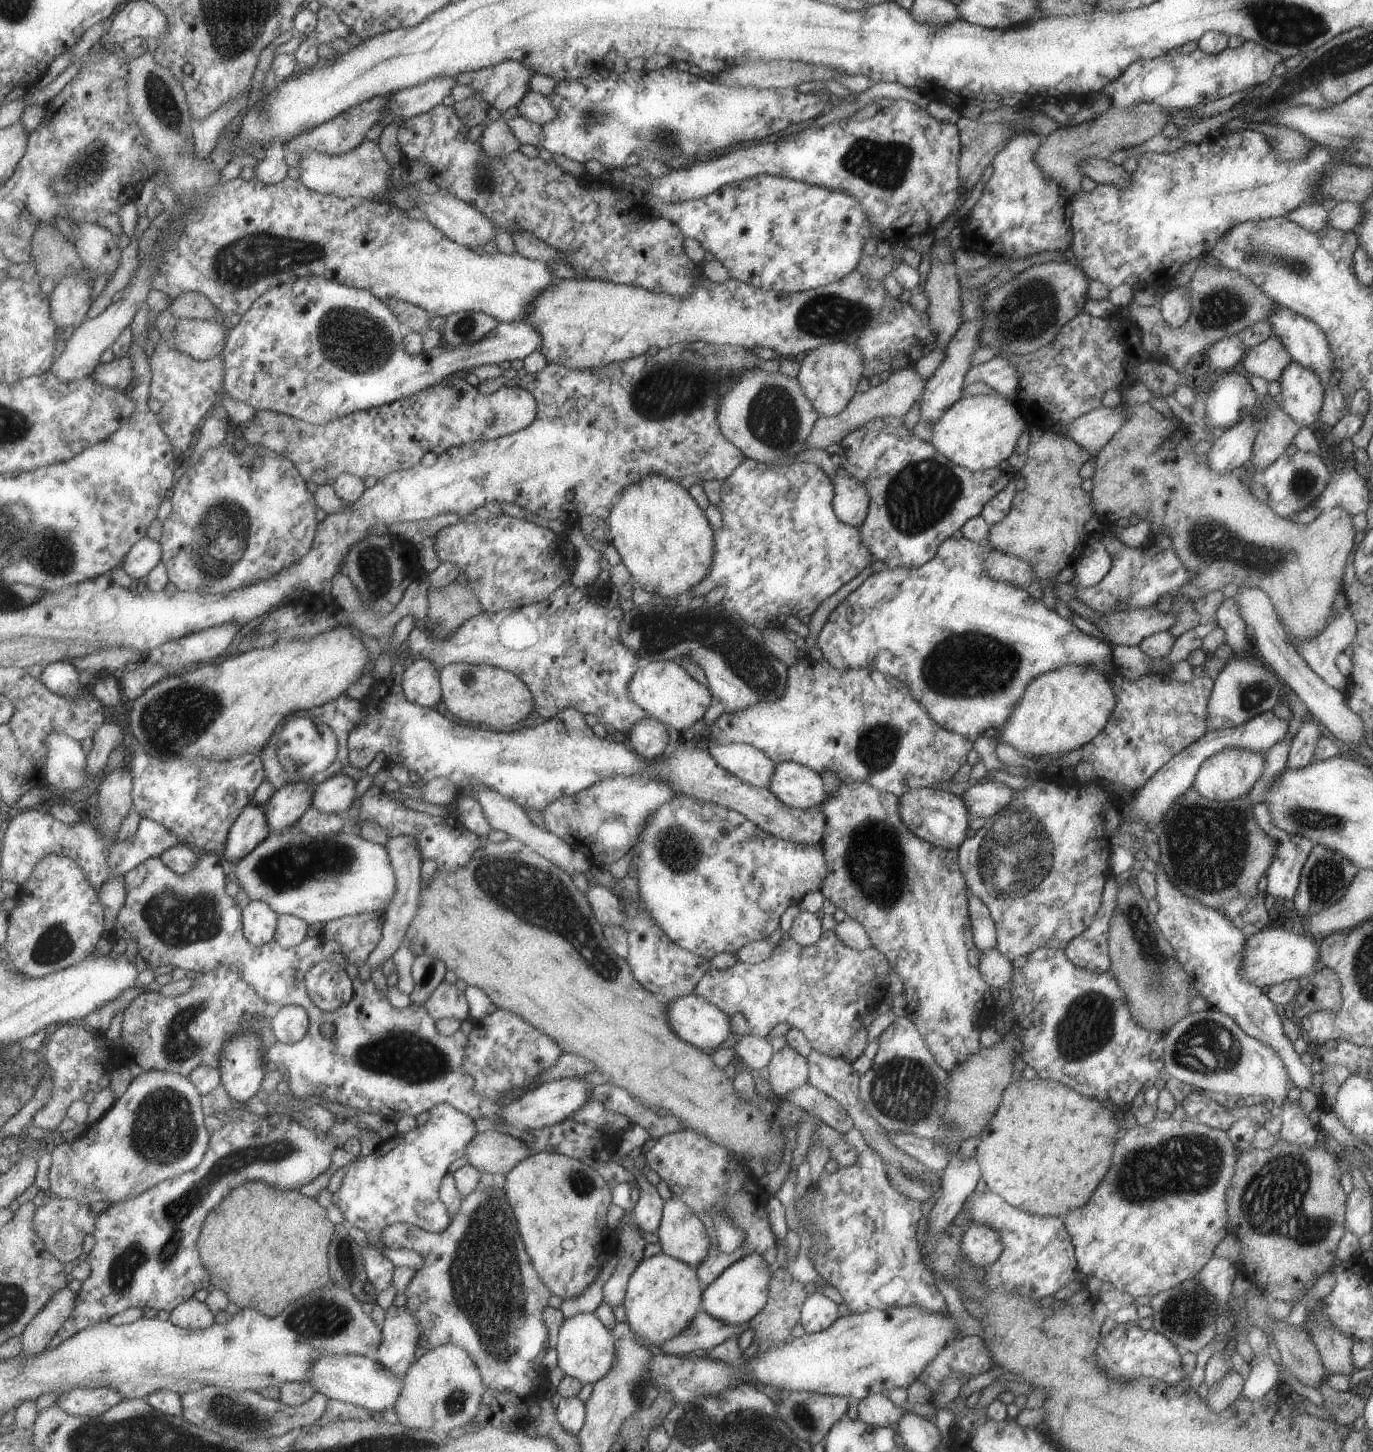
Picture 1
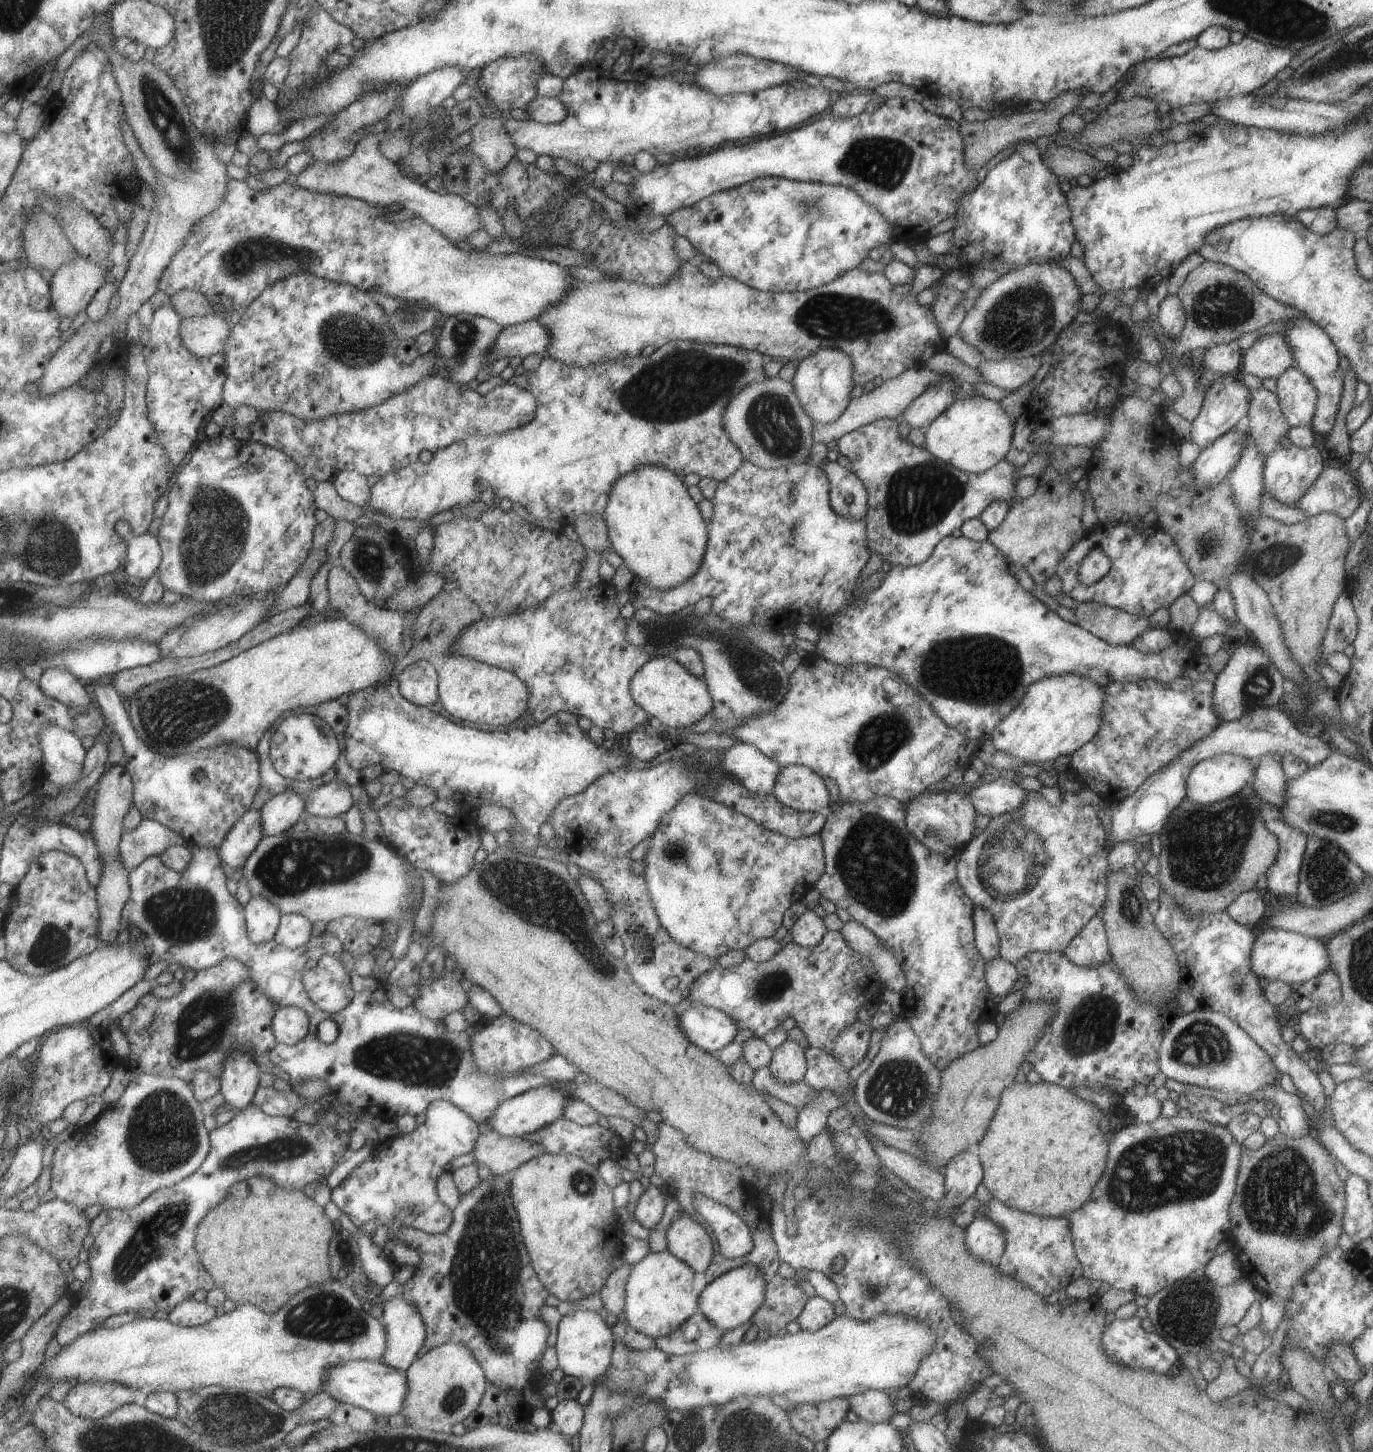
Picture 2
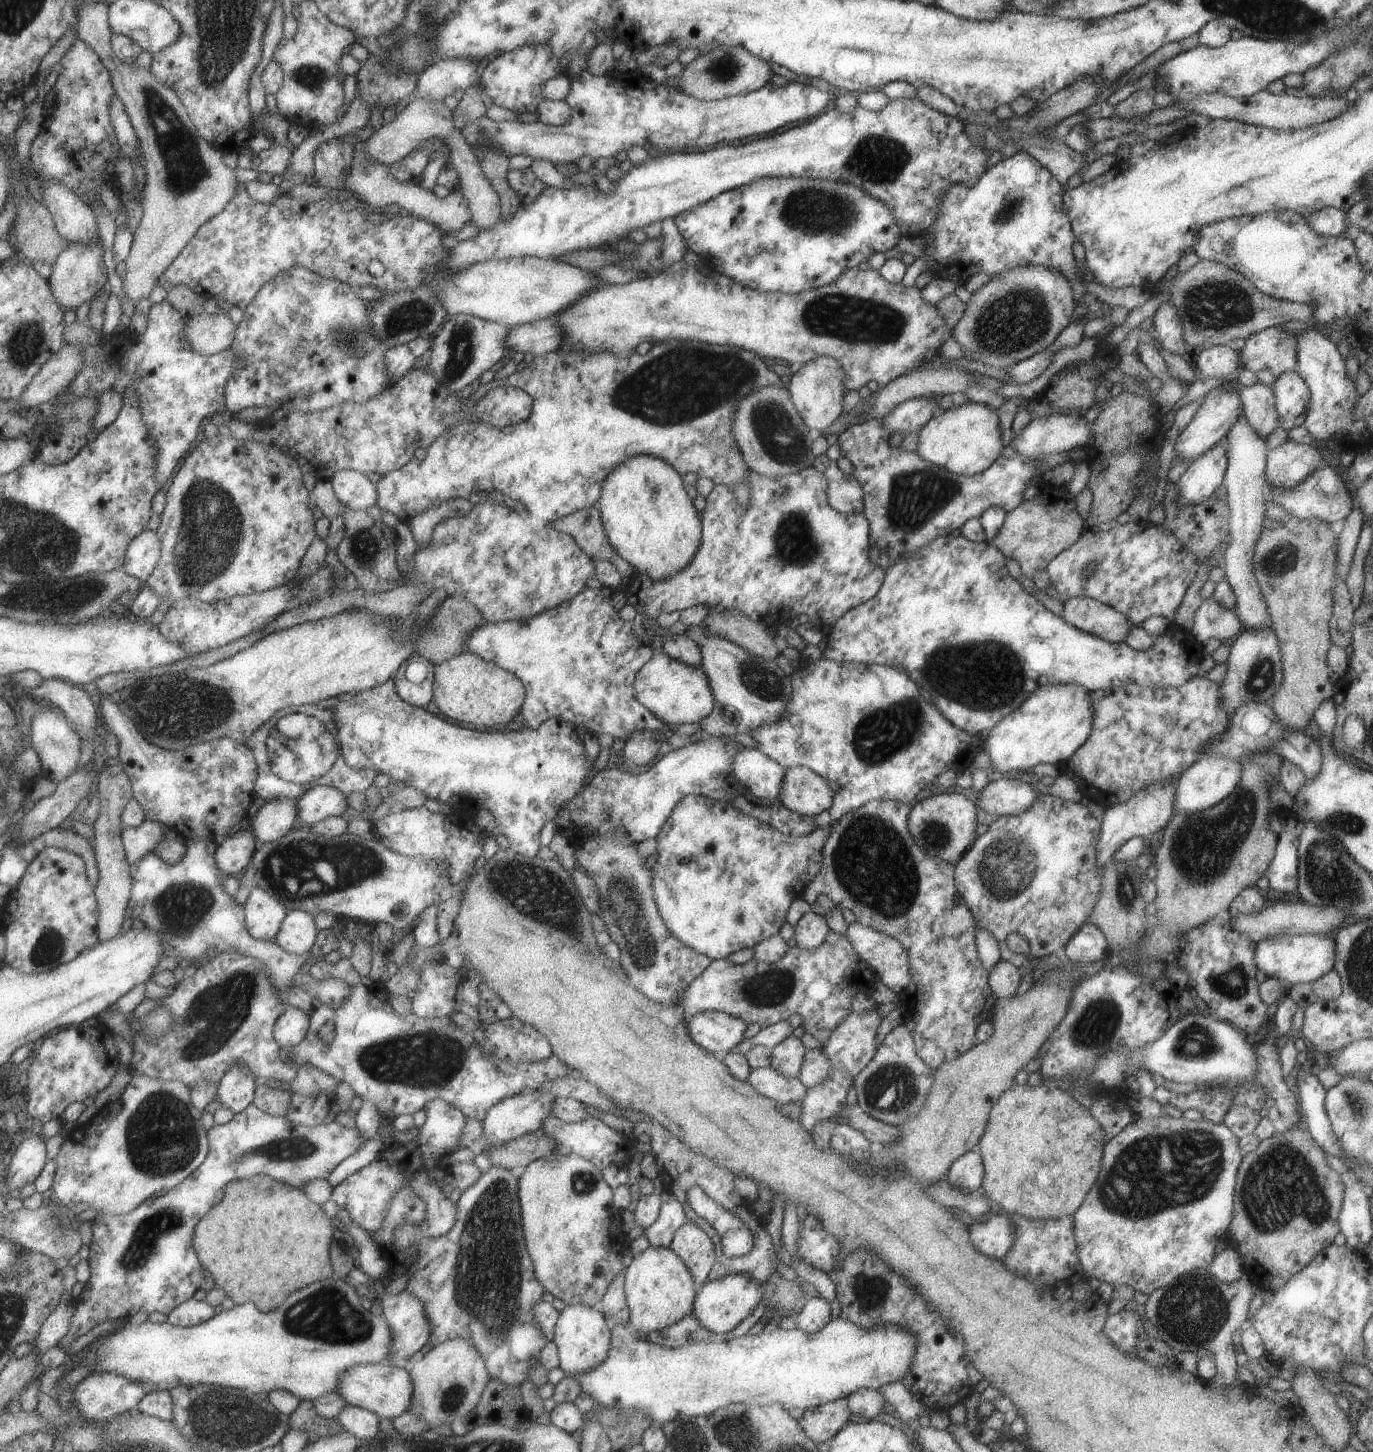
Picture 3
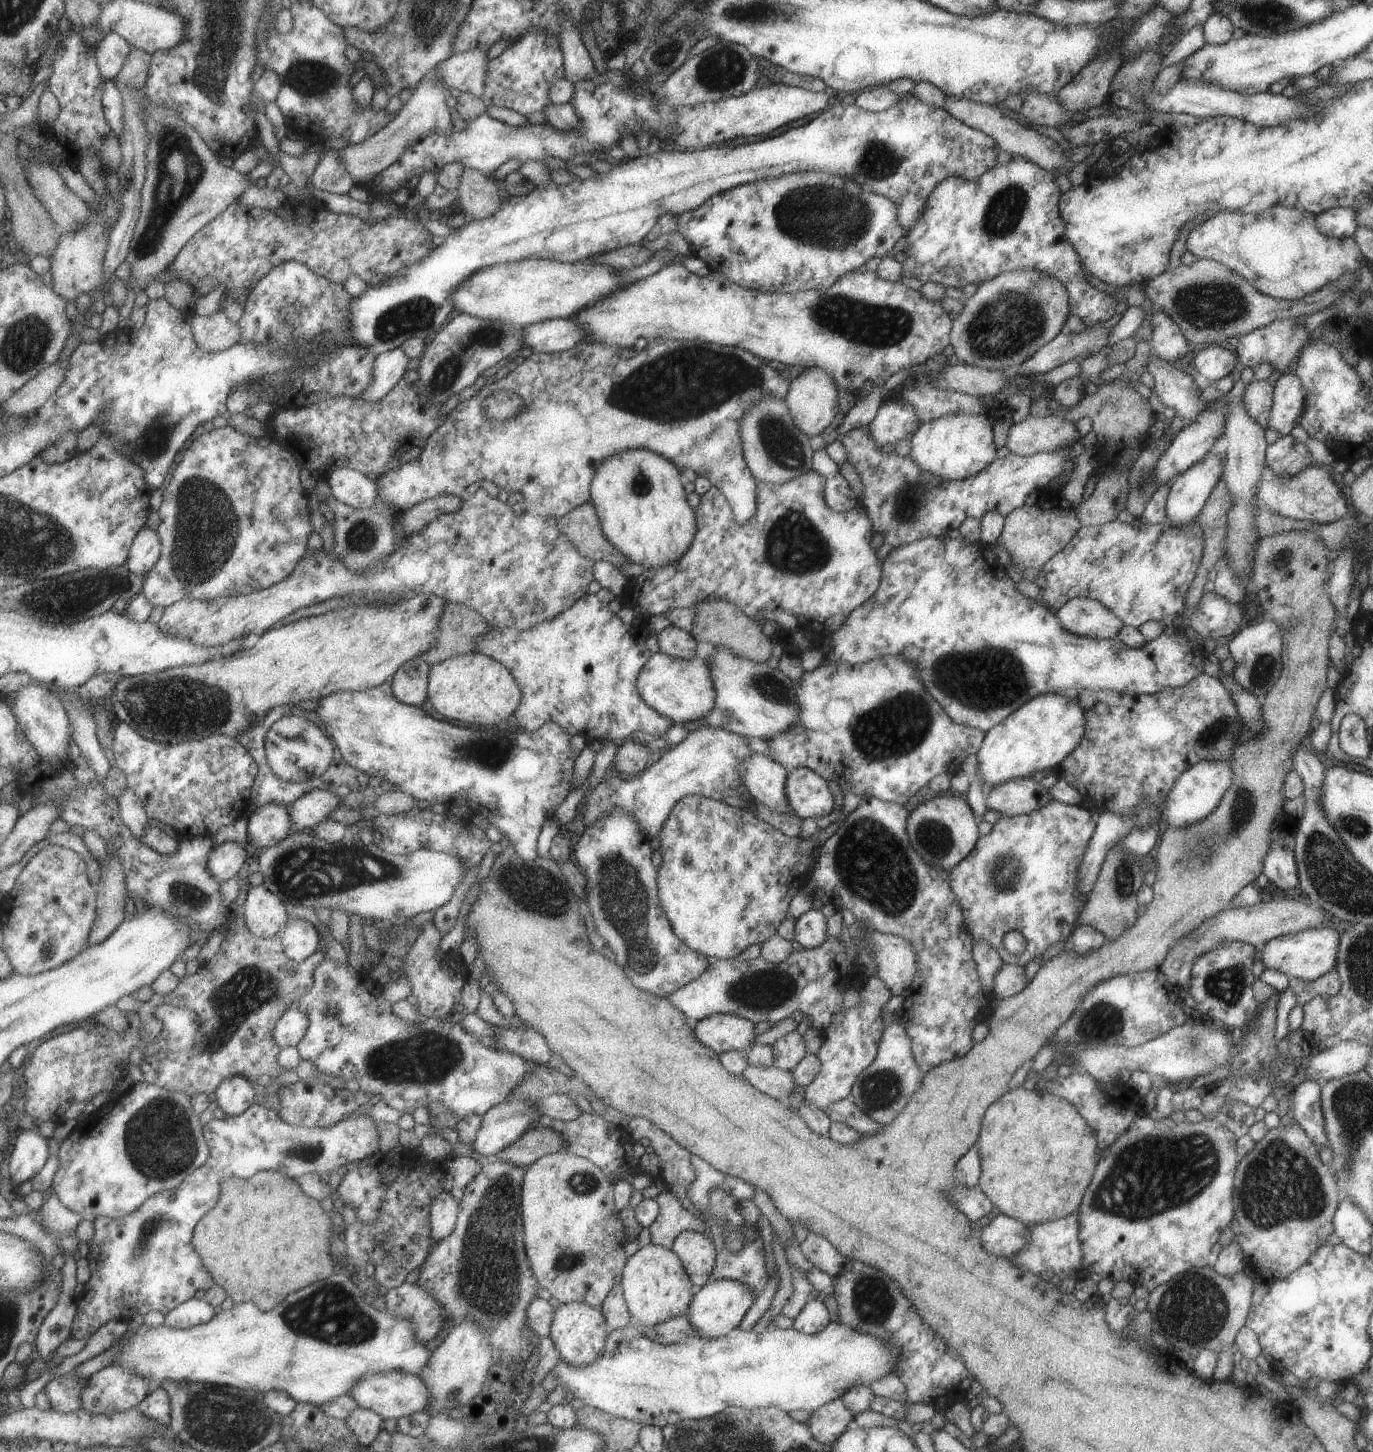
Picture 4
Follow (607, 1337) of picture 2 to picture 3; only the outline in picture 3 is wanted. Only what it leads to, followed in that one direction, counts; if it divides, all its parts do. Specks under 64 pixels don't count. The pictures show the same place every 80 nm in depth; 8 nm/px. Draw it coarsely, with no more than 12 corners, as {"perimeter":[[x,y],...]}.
{"perimeter":[[565,1305],[553,1328],[564,1375],[607,1358],[610,1330],[598,1307]]}

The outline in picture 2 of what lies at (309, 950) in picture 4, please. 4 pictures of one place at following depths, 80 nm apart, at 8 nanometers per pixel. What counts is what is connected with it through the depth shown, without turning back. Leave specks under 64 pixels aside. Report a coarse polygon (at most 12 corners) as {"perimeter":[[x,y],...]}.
{"perimeter":[[283,915],[274,941],[290,949],[307,944],[313,923]]}

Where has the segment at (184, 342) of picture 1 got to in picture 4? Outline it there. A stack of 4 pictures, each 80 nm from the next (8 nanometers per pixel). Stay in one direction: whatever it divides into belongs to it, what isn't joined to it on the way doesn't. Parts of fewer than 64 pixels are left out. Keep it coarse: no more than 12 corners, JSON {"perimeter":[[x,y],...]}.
{"perimeter":[[224,312],[194,314],[195,340],[207,352],[240,343],[238,322]]}

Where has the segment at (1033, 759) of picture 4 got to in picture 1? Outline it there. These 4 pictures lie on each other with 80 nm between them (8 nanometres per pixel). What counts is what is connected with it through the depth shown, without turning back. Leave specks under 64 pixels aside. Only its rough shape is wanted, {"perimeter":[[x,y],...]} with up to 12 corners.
{"perimeter":[[1093,666],[1033,678],[997,742],[1055,756],[1098,737],[1115,705]]}

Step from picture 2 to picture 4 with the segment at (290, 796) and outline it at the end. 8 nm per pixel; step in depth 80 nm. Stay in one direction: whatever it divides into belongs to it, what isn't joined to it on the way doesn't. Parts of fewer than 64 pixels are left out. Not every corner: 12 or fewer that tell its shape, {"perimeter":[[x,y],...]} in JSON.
{"perimeter":[[265,804],[249,817],[255,852],[292,831],[290,808]]}

